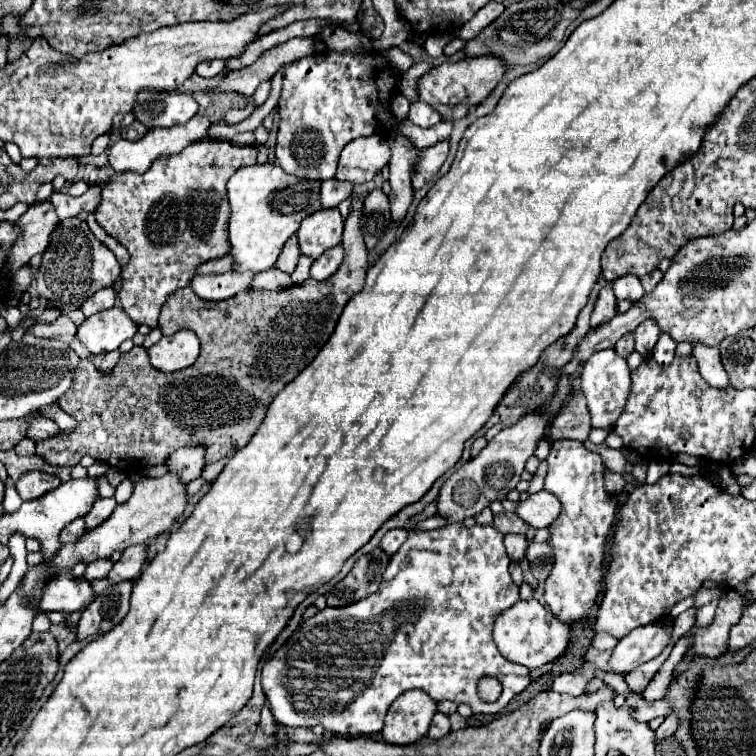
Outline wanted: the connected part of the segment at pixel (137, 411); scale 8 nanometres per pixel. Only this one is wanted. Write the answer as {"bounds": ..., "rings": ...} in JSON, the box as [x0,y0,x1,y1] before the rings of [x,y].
{"bounds":[36,196,370,472],"rings":[[[352,196],[352,210],[344,222],[344,262],[332,278],[324,282],[316,282],[312,278],[302,284],[294,284],[288,290],[280,292],[240,292],[222,302],[208,302],[198,298],[188,286],[176,290],[166,298],[159,315],[158,327],[163,335],[170,336],[181,329],[196,332],[202,344],[200,358],[186,370],[178,372],[160,372],[150,366],[150,358],[144,346],[134,346],[130,352],[122,354],[118,364],[110,374],[102,374],[94,368],[90,360],[82,360],[76,370],[76,382],[72,390],[60,398],[60,406],[64,412],[78,420],[78,428],[74,432],[62,432],[56,438],[36,442],[38,456],[46,458],[54,466],[76,466],[82,456],[90,454],[94,460],[104,462],[118,472],[144,470],[148,466],[164,464],[168,456],[180,448],[202,446],[206,464],[218,462],[222,458],[234,456],[240,448],[244,448],[254,430],[262,424],[266,410],[274,396],[292,382],[320,352],[320,348],[328,342],[334,326],[342,314],[342,308],[364,286],[364,278],[370,266],[368,250],[360,232],[360,214],[364,208],[362,196]]]}

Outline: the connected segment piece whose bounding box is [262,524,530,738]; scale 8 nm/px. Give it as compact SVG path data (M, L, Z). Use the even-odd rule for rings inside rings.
M450 524L450 526L444 526L444 528L438 528L438 530L426 530L426 532L408 532L408 538L406 542L400 546L400 550L392 556L390 564L388 564L388 570L384 572L384 578L382 578L382 584L378 588L378 592L374 592L372 596L352 604L352 606L342 606L342 608L324 608L320 610L318 614L314 614L312 618L304 620L294 632L292 636L286 640L286 644L282 644L274 656L270 660L266 660L264 668L262 668L262 688L264 688L264 694L268 698L268 704L270 704L270 710L276 718L278 724L286 726L286 728L300 728L300 726L306 726L306 728L314 728L316 724L322 724L326 732L332 732L336 736L350 736L350 738L358 738L358 736L374 736L378 732L382 732L382 726L384 726L384 716L390 708L390 704L406 690L414 690L414 688L420 688L424 690L434 702L440 702L440 700L452 700L456 704L464 702L468 704L474 712L482 712L482 714L498 714L516 694L520 694L528 684L530 684L530 670L526 666L520 666L520 664L512 664L508 658L504 658L494 640L492 640L492 622L496 618L496 614L500 610L506 610L508 606L516 604L520 600L518 596L518 586L512 582L510 578L510 572L508 572L508 566L510 566L510 558L506 554L506 548L504 548L504 534L500 534L494 524L476 524L472 528L466 528L464 524ZM482 678L496 678L500 684L502 684L502 694L498 696L496 702L484 702L478 694L478 682Z

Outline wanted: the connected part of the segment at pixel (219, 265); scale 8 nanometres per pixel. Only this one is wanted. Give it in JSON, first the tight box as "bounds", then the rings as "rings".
{"bounds":[196,254,233,274],"rings":[[[229,254],[216,260],[210,260],[201,264],[196,269],[196,274],[226,273],[231,271],[233,258]]]}

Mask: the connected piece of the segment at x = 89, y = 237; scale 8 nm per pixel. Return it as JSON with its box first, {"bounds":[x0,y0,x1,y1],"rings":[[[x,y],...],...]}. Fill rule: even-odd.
{"bounds":[34,216,120,312],"rings":[[[74,216],[62,220],[50,234],[50,244],[42,254],[42,264],[38,266],[34,280],[42,298],[52,300],[54,308],[58,308],[60,312],[68,312],[80,308],[82,302],[90,298],[96,290],[112,286],[118,274],[120,264],[110,248],[96,240],[96,236],[90,232],[88,224],[82,218]]]}

